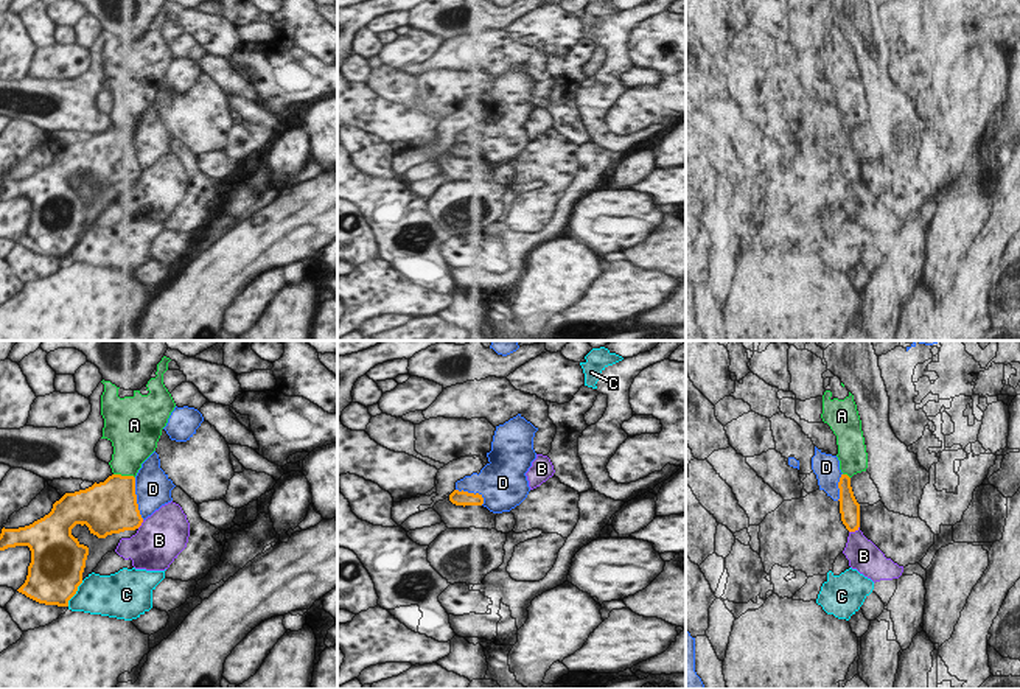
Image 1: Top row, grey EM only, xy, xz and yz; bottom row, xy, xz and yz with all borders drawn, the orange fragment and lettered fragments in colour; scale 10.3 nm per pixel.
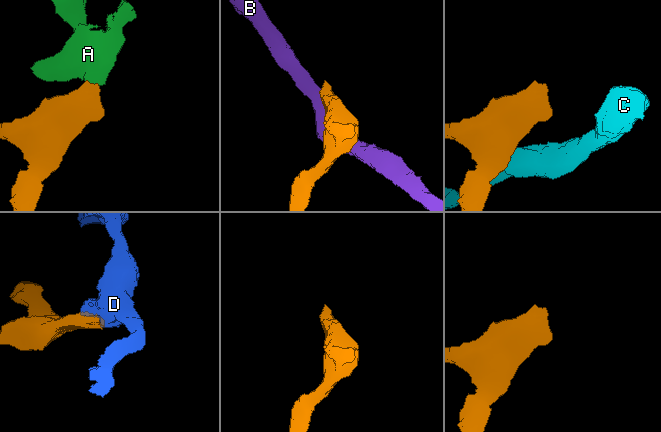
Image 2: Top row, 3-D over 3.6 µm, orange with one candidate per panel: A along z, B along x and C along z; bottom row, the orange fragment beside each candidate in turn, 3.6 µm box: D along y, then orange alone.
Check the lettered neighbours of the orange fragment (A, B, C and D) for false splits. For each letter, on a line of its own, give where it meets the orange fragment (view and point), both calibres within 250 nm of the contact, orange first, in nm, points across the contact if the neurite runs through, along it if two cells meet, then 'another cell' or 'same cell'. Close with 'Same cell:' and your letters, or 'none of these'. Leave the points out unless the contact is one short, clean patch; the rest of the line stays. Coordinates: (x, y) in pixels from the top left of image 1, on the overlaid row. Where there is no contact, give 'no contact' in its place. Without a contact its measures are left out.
A: contact xy (125, 476); calibres 420 and 340 nm; way xy (115, 498), (125, 476), (125, 462), (129, 453); same cell
B: contact yz (854, 531); calibres 220 and 320 nm; another cell
C: contact xy (75, 593); calibres 500 and 420 nm; another cell
D: contact xy (136, 498); calibres 500 and 380 nm; another cell
Same cell: A

